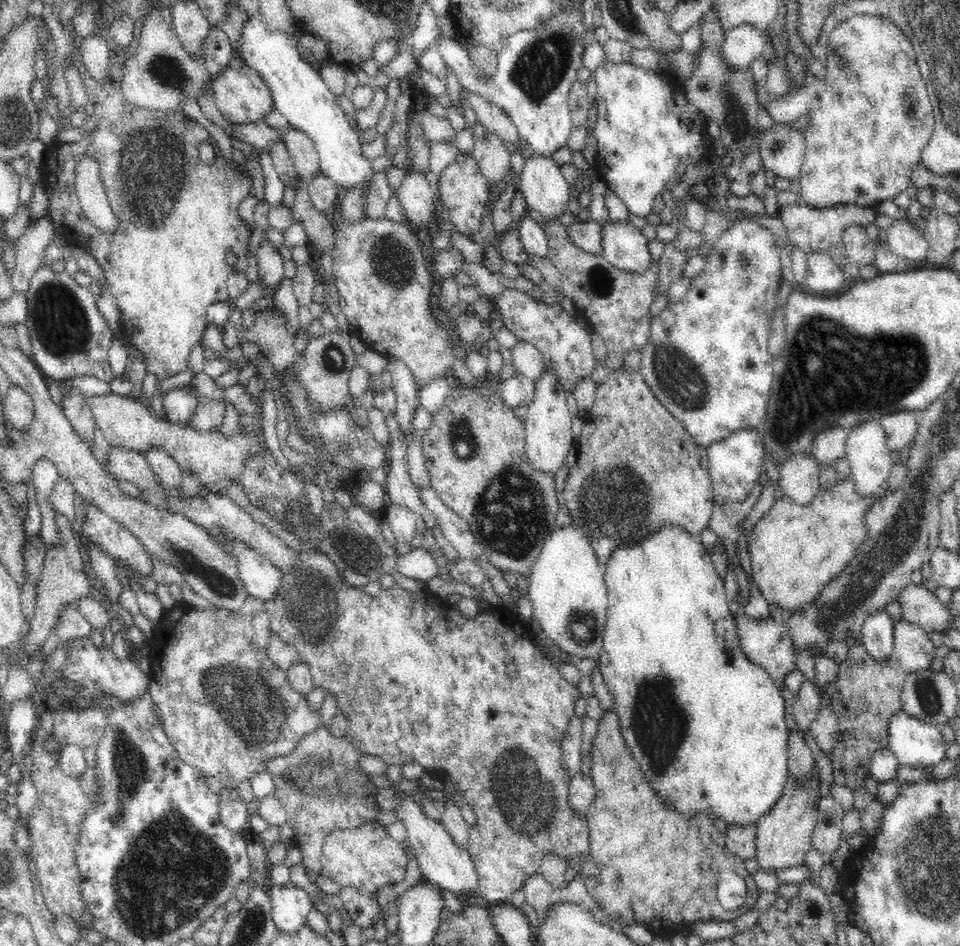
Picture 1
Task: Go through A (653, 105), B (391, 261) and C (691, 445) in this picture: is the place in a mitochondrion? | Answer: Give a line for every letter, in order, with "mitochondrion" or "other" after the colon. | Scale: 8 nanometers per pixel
A: other
B: mitochondrion
C: other

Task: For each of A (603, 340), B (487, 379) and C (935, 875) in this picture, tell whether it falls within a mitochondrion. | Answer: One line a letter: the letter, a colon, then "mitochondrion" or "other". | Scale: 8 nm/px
A: other
B: other
C: mitochondrion

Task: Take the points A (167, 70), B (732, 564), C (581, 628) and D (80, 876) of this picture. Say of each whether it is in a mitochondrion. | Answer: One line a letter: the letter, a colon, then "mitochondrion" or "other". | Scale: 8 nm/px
A: mitochondrion
B: other
C: mitochondrion
D: other

